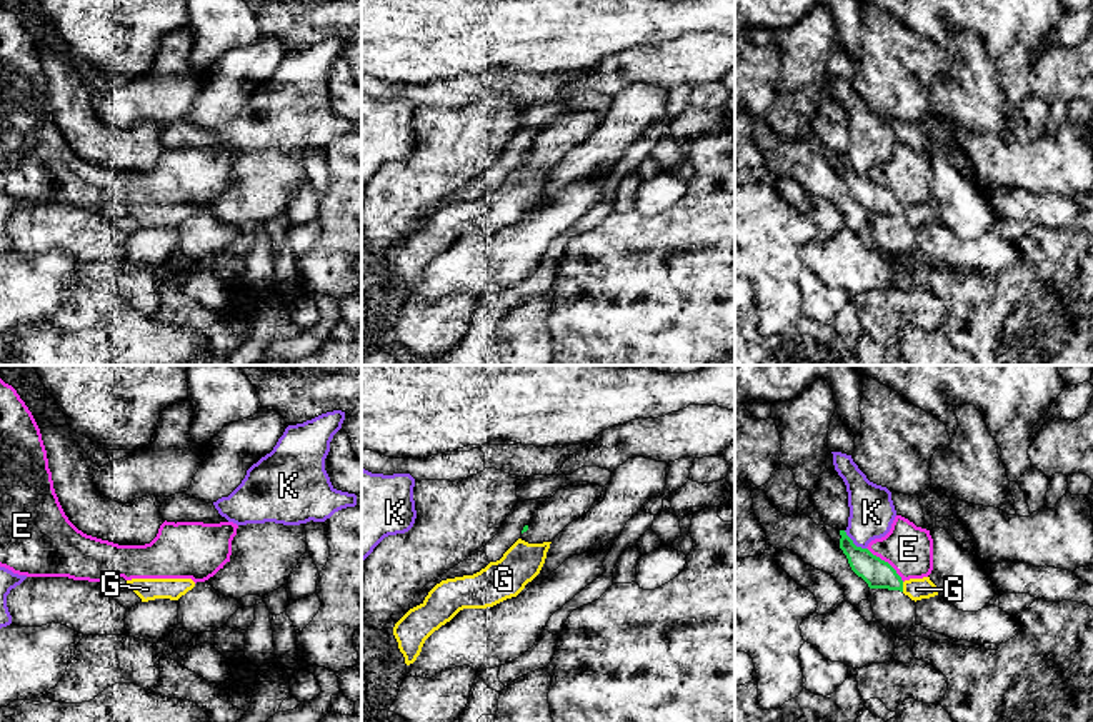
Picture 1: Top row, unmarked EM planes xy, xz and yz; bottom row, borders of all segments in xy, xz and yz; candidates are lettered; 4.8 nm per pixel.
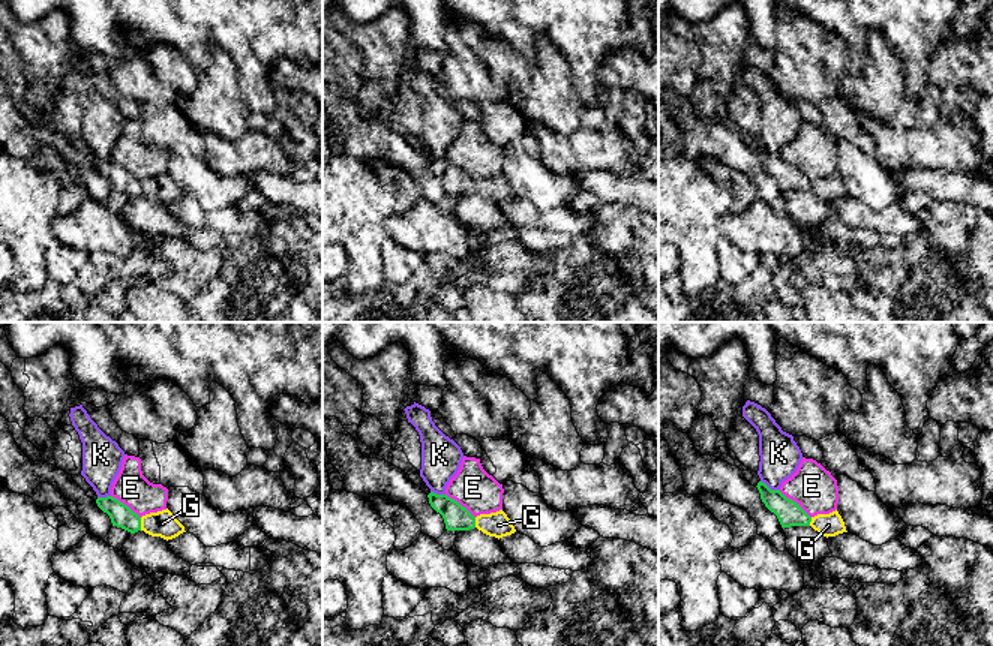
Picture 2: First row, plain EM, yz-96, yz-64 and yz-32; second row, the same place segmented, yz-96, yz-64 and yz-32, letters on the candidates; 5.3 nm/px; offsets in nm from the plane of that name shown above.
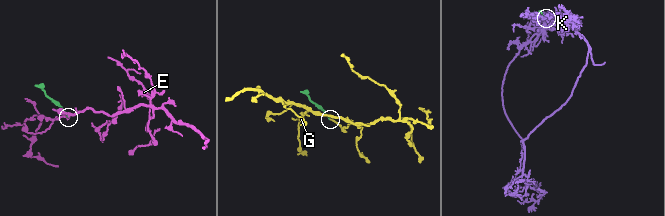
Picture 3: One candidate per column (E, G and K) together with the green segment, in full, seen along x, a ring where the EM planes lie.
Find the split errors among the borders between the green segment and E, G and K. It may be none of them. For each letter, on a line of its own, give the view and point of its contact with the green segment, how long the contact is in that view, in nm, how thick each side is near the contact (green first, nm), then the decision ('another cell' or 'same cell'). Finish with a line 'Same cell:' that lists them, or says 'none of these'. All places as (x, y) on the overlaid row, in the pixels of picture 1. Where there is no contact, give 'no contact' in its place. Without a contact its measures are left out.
E: yz (887, 562) | 240 nm | 140/240 nm | another cell
G: yz (902, 587) | 50 nm | 140/110 nm | same cell
K: yz (852, 542) | 140 nm | 140/220 nm | another cell
Same cell: G

